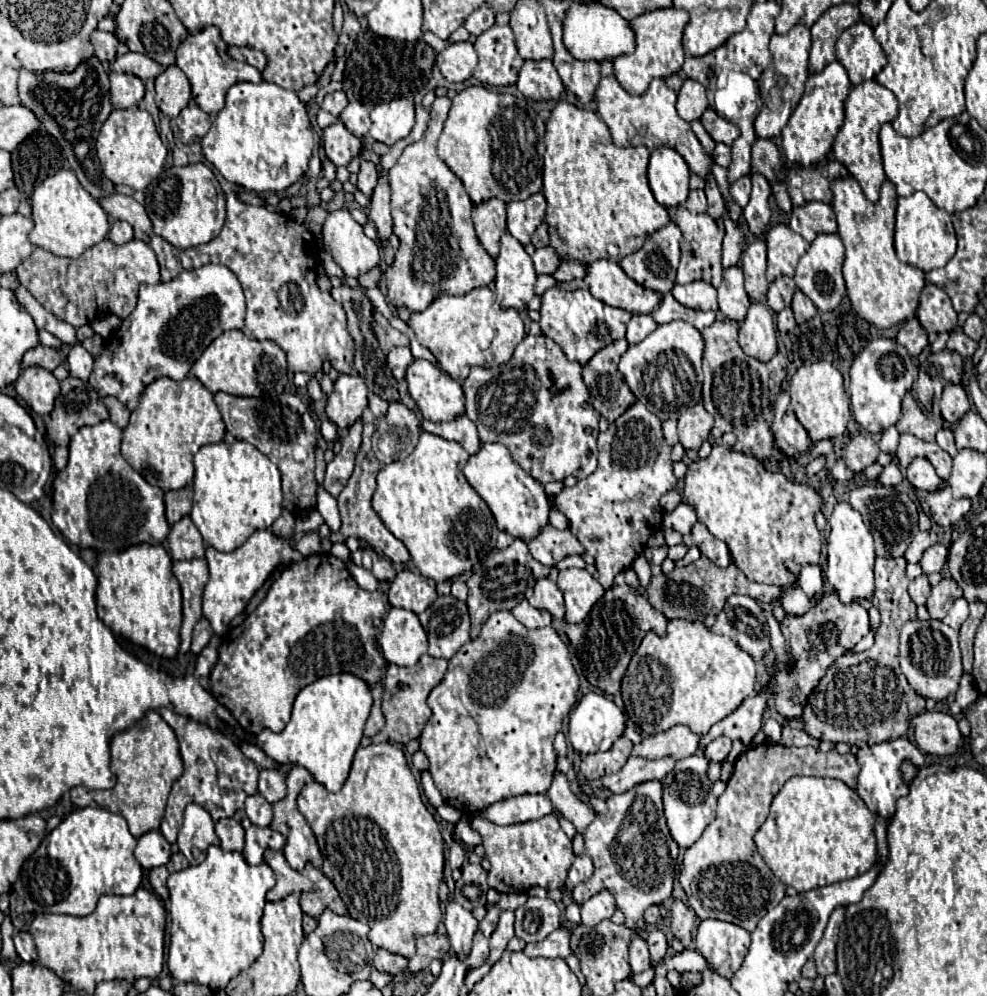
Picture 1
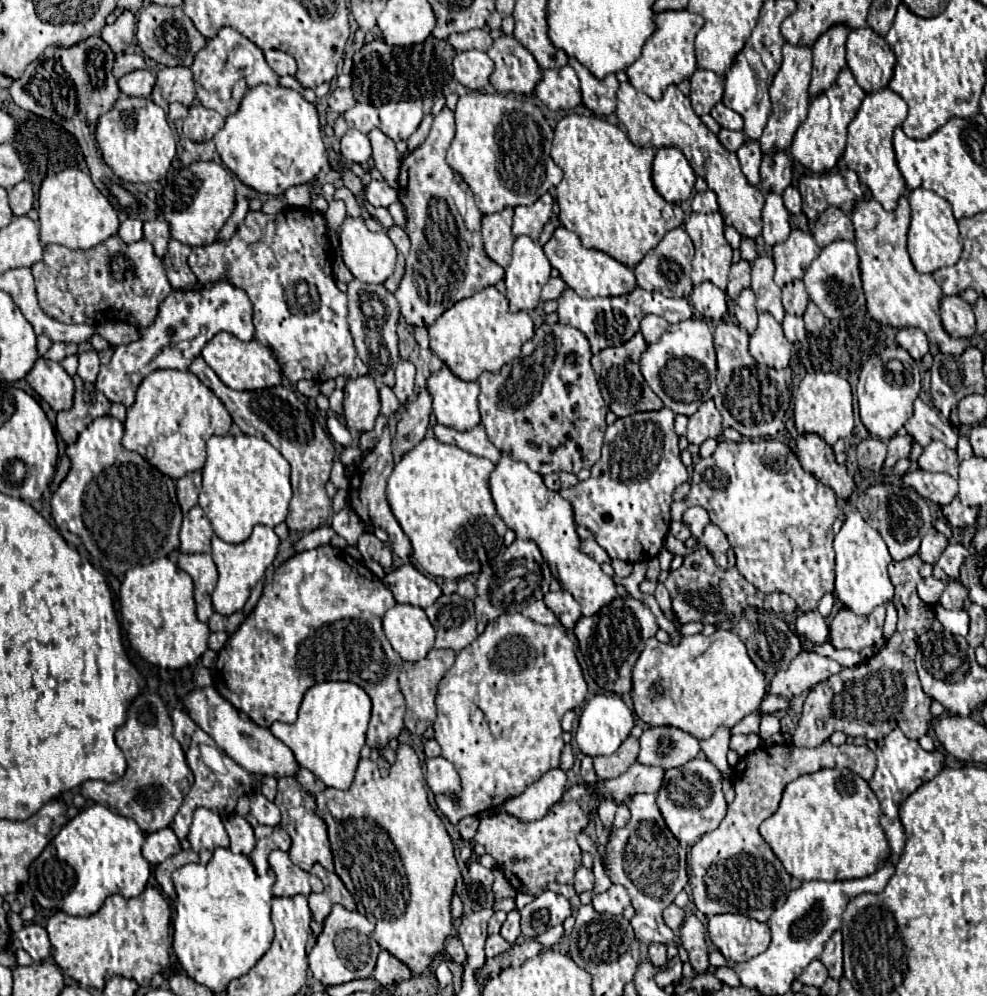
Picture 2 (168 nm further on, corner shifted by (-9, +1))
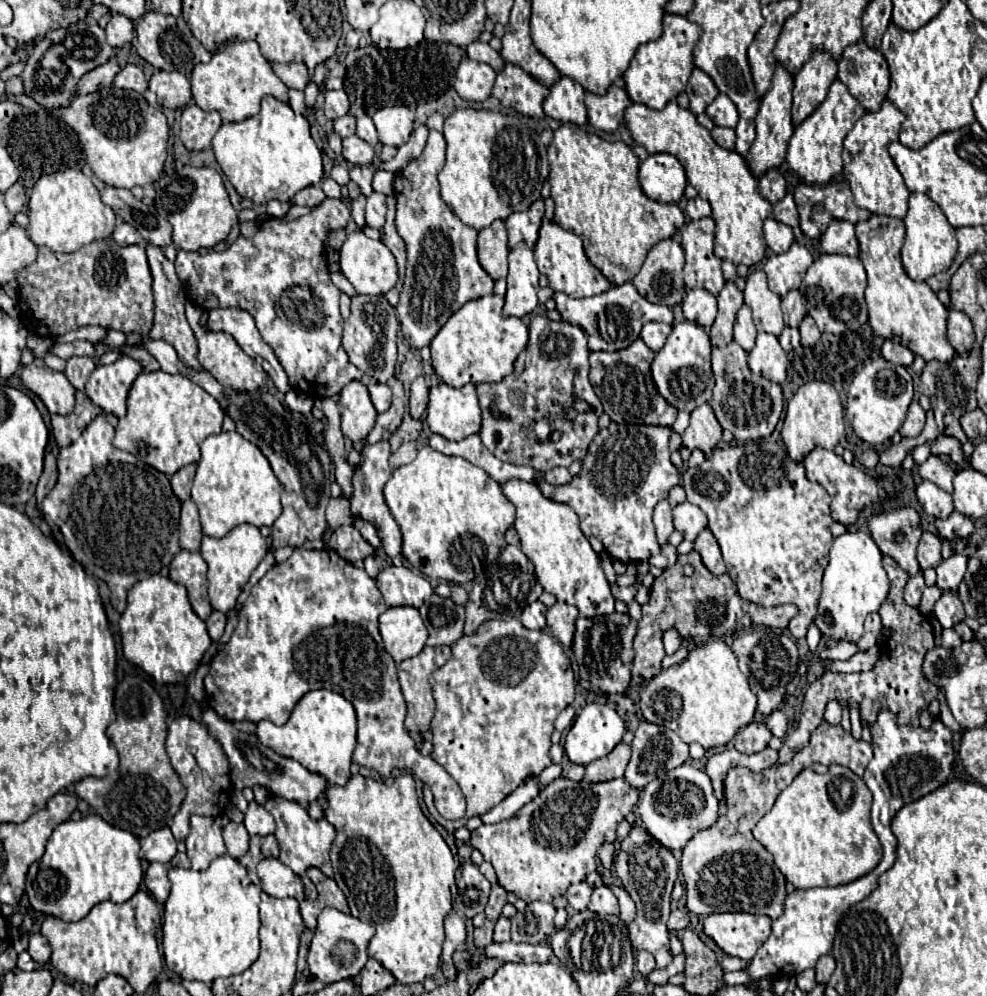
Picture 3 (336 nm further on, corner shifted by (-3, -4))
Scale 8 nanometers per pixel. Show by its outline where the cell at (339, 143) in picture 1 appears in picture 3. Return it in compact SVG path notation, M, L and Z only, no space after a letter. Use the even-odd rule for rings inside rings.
M356 135L346 137L346 139L342 139L342 145L344 145L342 155L350 165L368 165L368 163L372 163L374 149L366 141L362 141L360 137L356 137Z

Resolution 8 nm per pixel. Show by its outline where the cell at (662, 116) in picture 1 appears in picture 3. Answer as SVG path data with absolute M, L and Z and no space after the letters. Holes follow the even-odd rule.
M672 99L660 111L642 103L630 103L624 111L624 125L634 143L644 147L650 155L664 151L678 157L686 169L688 183L712 205L712 219L716 221L716 257L730 259L734 265L756 265L766 253L762 223L772 215L772 205L758 193L758 181L748 169L746 161L736 151L722 149L710 137L710 131L698 125L694 113L690 109L682 109L676 99Z

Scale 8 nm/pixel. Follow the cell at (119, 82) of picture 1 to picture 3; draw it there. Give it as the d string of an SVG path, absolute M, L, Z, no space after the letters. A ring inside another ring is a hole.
M126 65L114 79L114 87L118 89L130 89L136 93L144 93L148 89L148 83L144 79L142 69L138 69L136 65Z

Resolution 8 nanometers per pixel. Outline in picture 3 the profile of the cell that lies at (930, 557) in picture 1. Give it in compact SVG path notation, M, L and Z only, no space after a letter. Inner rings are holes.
M954 553L952 557L944 559L938 567L936 567L936 573L938 573L938 581L936 585L942 589L942 591L954 591L958 589L962 577L964 577L964 571L966 571L966 557L964 555L958 555Z

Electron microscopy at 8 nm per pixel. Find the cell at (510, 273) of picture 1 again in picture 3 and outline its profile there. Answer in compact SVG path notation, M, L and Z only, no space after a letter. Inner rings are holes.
M516 245L510 251L510 271L508 271L508 291L504 303L504 317L524 317L530 315L538 305L538 277L540 271L534 261L534 251L524 245Z

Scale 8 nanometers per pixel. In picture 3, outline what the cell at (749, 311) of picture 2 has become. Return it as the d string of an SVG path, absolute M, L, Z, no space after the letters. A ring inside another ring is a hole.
M742 305L738 315L736 315L736 323L734 323L734 339L740 343L740 347L744 351L750 351L754 347L754 339L756 339L756 327L752 321L752 313L748 309L748 305Z

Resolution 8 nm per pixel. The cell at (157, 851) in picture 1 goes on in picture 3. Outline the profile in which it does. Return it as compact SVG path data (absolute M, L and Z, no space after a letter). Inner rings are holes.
M168 827L152 831L146 839L140 839L140 859L168 863L176 855L176 839Z

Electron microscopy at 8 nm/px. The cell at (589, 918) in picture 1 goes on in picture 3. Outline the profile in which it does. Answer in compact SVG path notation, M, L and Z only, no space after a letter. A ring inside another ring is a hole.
M602 885L602 887L596 887L592 891L592 899L590 899L588 909L594 913L618 915L618 899L614 897L614 893L606 885Z

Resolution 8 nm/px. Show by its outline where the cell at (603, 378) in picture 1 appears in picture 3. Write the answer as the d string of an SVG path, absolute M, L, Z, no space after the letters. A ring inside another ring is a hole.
M636 339L630 347L622 351L590 353L590 381L592 381L592 387L598 389L596 395L604 405L604 413L610 415L612 421L672 427L678 411L658 395L650 375L652 359L654 359L654 353L644 345L642 339Z

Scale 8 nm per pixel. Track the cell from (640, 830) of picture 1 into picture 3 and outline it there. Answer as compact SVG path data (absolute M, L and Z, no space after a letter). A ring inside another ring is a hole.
M636 821L628 833L620 841L620 849L614 859L616 875L620 877L626 893L636 903L636 919L628 925L630 941L636 951L650 951L656 959L656 969L664 969L672 963L670 947L668 947L668 931L666 921L670 915L670 893L674 883L678 881L678 861L672 855L672 851L664 849L646 829L640 821Z

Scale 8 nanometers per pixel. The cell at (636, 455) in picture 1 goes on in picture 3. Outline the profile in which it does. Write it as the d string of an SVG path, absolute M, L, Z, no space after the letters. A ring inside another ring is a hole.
M610 423L590 443L582 471L570 485L538 483L538 487L548 499L570 505L580 517L582 533L600 539L612 559L622 563L648 561L660 553L652 511L660 501L668 499L668 491L680 483L678 469L670 461L670 435L672 429L662 425Z

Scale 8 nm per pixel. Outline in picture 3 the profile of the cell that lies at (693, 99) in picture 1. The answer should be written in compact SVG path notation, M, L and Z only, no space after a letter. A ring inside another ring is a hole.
M694 69L692 77L690 77L688 85L686 85L686 93L690 97L690 111L694 115L700 115L716 99L718 89L716 89L714 81L704 71Z

